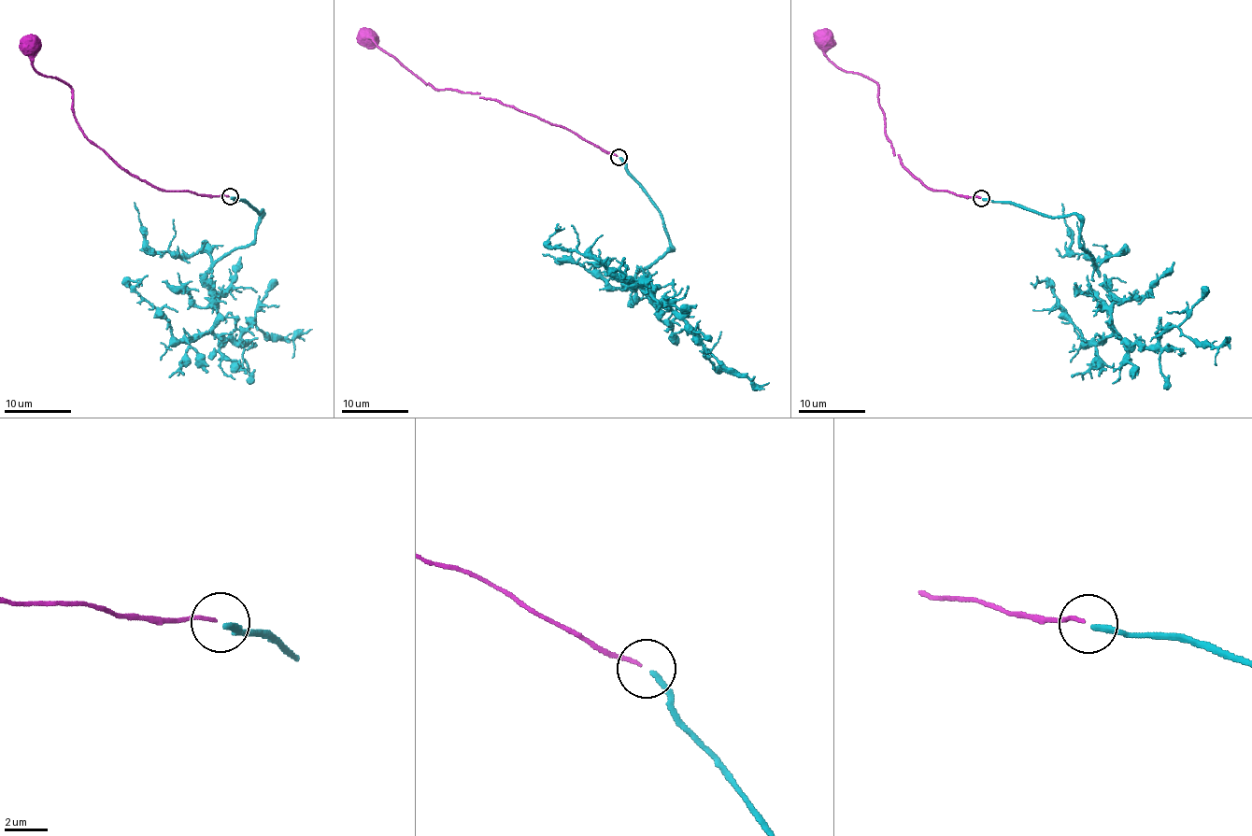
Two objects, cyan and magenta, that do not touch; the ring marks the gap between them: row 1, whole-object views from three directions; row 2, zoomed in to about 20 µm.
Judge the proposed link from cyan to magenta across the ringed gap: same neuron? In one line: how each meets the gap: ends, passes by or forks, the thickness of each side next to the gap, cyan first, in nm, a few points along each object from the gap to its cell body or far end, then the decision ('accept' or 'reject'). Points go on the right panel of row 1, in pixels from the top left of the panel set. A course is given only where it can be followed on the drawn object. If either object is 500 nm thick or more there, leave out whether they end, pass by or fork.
cyan ends; magenta ends; calibres 280 and 160 nm; course cyan (983, 199), (1075, 215), (1104, 276), (1111, 327), (1130, 343), (1153, 346), (1176, 326), (1217, 347), (1225, 337); course magenta (981, 197), (930, 189), (902, 166), (886, 134), (877, 84), (859, 74), (841, 70), (826, 56), (823, 39); reject

